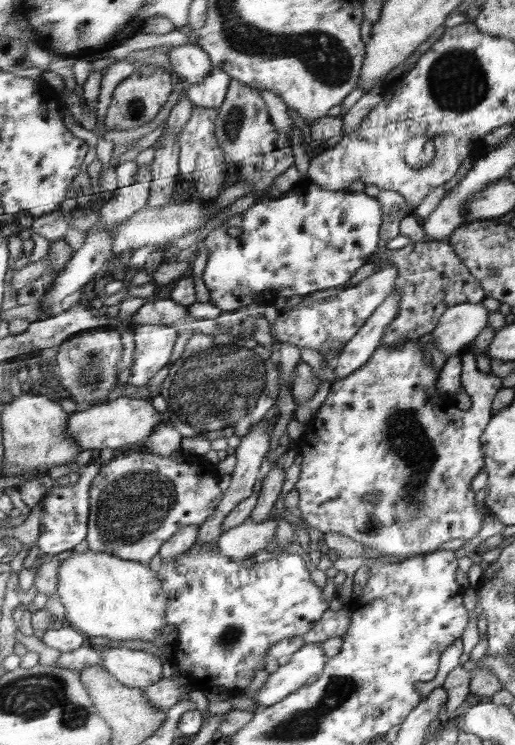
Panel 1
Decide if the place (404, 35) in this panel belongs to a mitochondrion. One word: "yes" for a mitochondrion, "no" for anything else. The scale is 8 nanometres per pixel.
no

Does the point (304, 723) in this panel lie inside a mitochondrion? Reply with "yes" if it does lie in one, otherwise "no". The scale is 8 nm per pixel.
yes

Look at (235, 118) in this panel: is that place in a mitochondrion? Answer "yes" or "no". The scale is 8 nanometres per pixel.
yes

